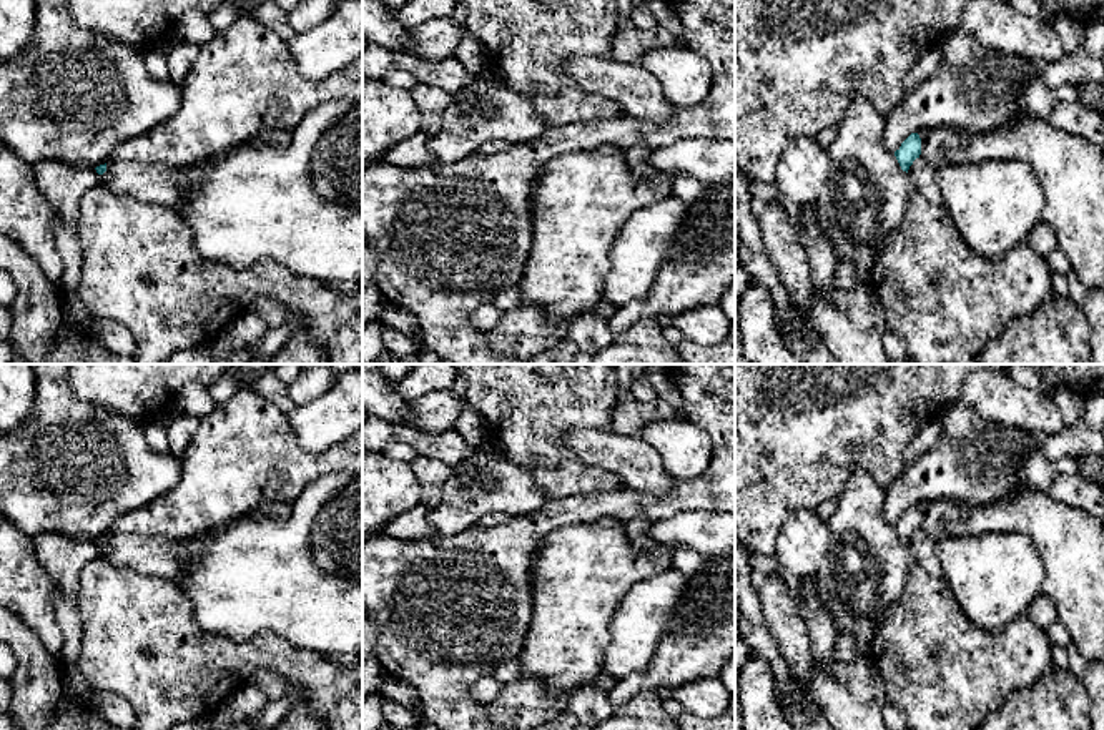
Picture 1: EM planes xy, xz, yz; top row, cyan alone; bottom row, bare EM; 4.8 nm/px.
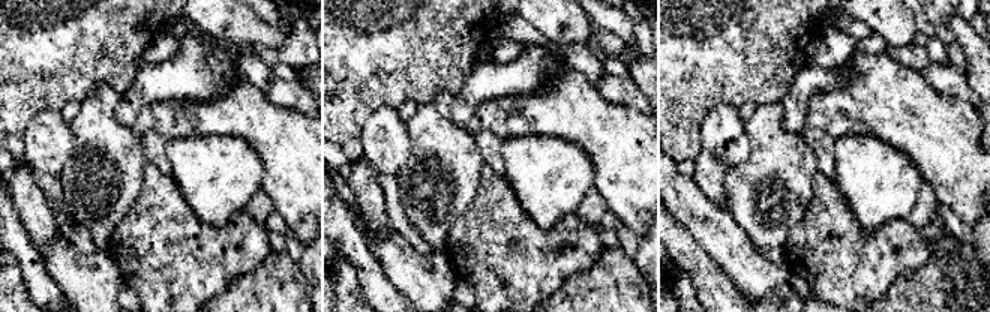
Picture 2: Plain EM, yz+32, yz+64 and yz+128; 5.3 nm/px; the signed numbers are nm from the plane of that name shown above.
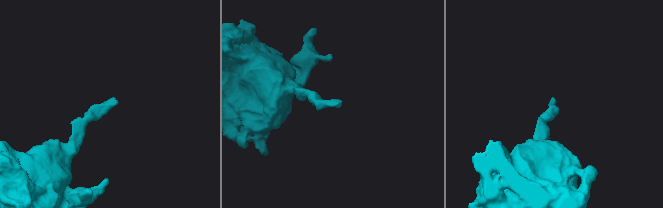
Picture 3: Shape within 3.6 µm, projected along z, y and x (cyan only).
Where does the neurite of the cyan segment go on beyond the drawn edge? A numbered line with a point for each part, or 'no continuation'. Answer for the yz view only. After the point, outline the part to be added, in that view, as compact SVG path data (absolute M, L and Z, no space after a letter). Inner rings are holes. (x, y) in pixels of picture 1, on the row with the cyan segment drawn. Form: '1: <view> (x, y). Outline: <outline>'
1: yz (1069, 168). Outline: M1026 108L1016 121L989 133L934 128L921 130L918 135L921 138L919 156L934 166L998 160L1026 163L1044 191L1041 219L1054 229L1057 246L1072 271L1087 288L1104 286L1104 145L1057 130Z

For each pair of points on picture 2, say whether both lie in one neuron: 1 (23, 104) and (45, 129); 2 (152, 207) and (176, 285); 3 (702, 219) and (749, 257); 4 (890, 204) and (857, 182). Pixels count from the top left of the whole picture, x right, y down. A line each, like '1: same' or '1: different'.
1: different
2: same
3: same
4: same

